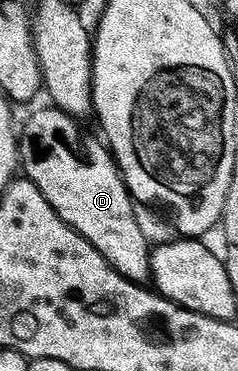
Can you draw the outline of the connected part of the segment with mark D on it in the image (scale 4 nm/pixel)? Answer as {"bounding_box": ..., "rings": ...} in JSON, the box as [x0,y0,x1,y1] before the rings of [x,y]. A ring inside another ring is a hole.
{"bounding_box":[17,107,151,283],"rings":[[[56,107],[48,108],[29,114],[23,129],[21,125],[18,130],[17,157],[21,162],[22,172],[27,180],[32,181],[41,191],[41,195],[49,203],[49,207],[53,207],[55,214],[70,229],[79,232],[118,273],[136,283],[146,282],[151,276],[149,244],[147,245],[147,237],[135,218],[136,202],[127,192],[127,184],[119,174],[119,166],[111,156],[110,149],[98,136],[95,138],[82,133],[78,125],[80,122],[74,116],[63,113]]]}

